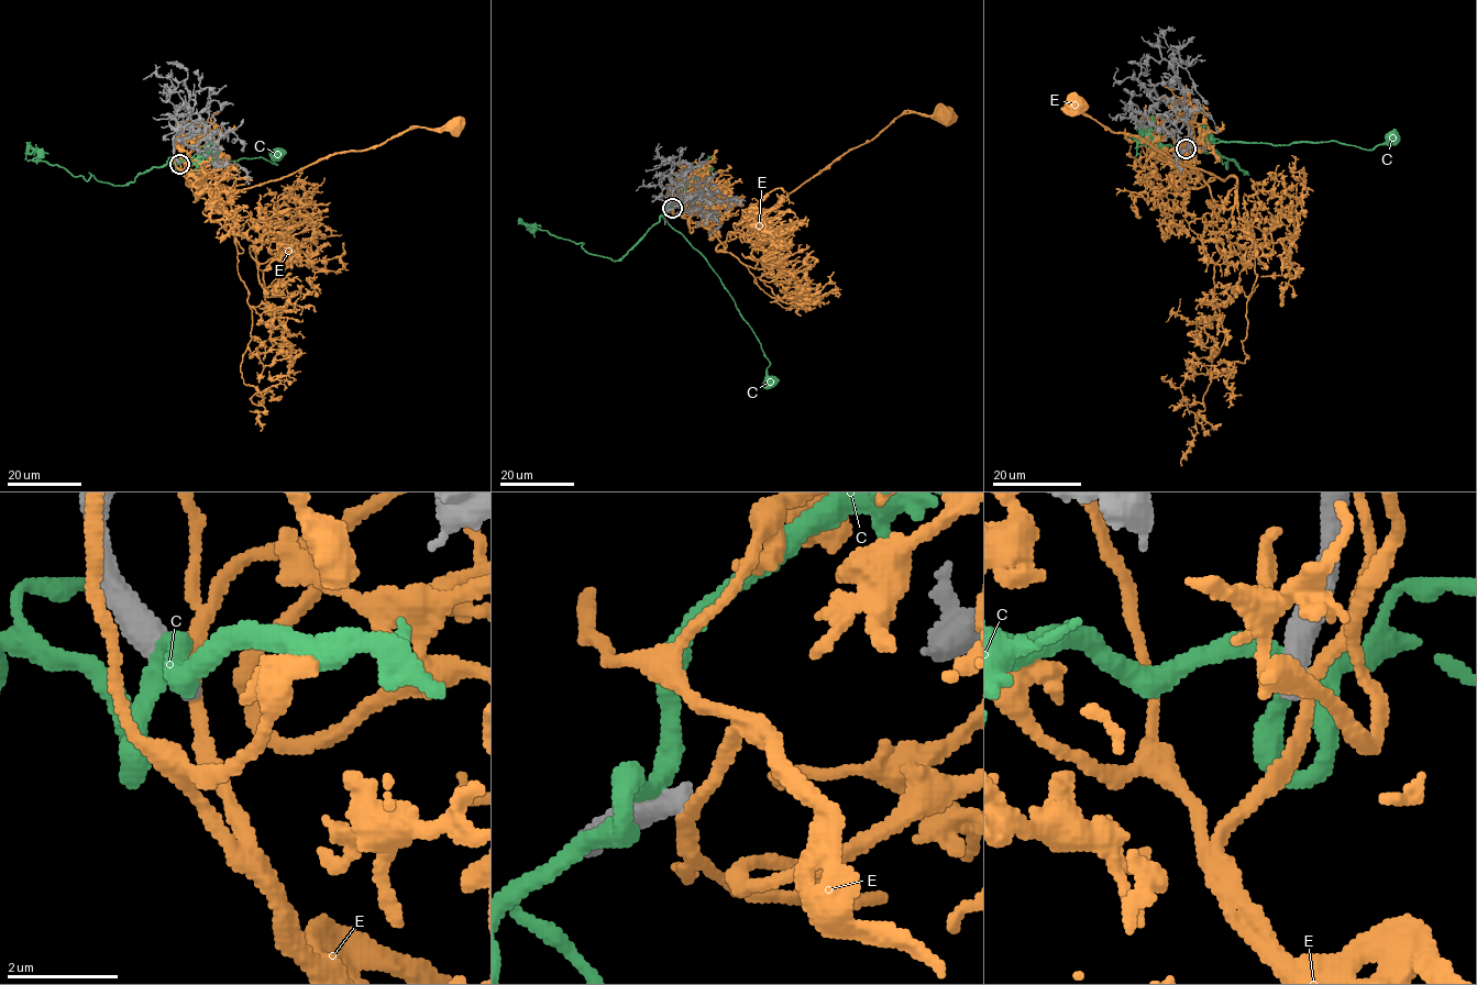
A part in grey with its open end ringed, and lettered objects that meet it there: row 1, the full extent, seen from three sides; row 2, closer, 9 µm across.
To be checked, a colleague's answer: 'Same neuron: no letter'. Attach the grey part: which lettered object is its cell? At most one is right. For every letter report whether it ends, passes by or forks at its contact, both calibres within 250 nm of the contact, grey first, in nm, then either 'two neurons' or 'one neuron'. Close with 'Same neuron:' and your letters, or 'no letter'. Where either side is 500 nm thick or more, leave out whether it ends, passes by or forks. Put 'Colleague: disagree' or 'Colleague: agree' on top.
Colleague: agree
C: 600 nm thick on the grey side, 340 nm on the other; two neurons
E: it passes by; 480 nm thick on the grey side, 240 nm on the other; two neurons
Same neuron: no letter

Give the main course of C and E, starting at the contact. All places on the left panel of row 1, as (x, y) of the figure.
C: (178, 163), (175, 164), (168, 158), (237, 161), (261, 157), (276, 164), (274, 152), (279, 147)
E: (179, 164), (186, 179), (230, 214), (224, 188), (261, 186), (331, 154), (381, 145), (409, 129), (454, 126)

